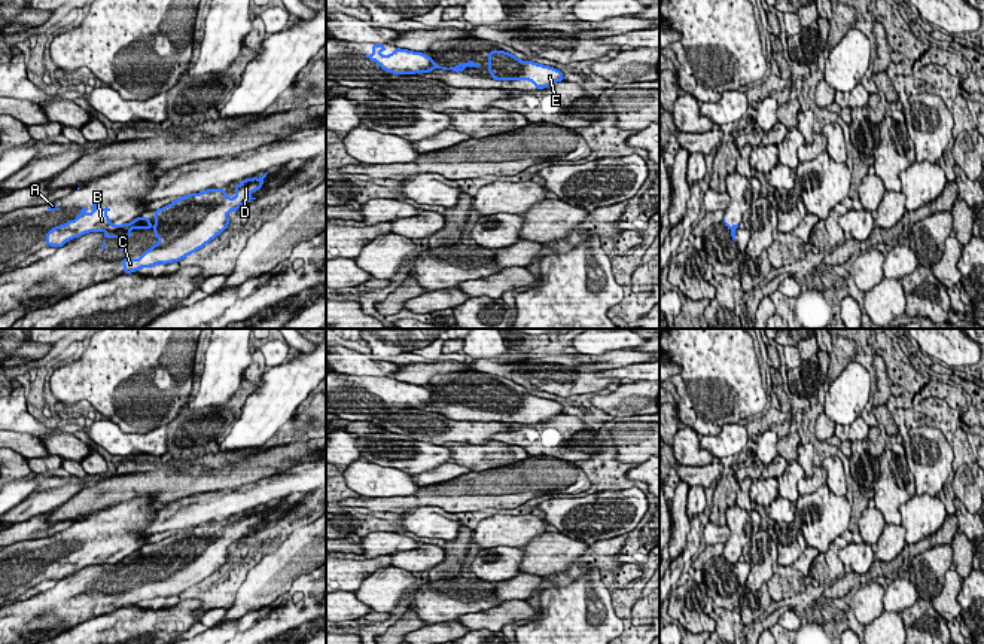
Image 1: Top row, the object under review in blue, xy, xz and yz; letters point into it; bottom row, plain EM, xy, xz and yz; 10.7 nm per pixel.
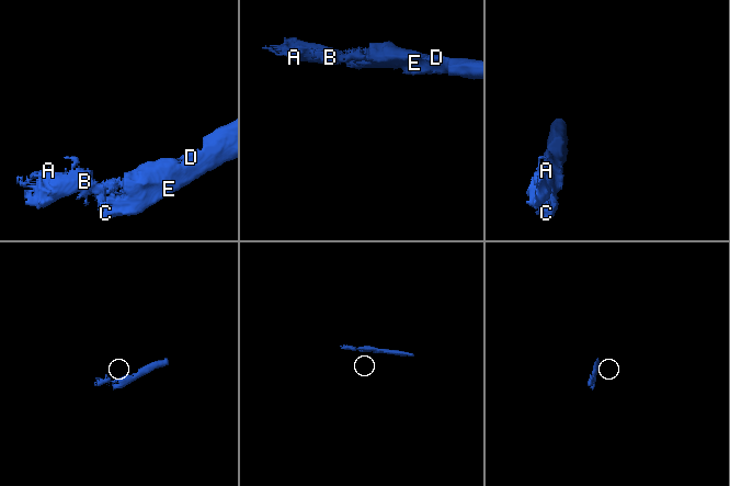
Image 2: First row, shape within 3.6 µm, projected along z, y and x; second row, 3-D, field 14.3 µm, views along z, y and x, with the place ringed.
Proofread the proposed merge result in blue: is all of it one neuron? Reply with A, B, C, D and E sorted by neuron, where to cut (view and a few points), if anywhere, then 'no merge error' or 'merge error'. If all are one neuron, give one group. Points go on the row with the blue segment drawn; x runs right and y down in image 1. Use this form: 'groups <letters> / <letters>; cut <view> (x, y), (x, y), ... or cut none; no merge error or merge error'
groups A B / C D E; cut xy (125, 225), (109, 232); merge error

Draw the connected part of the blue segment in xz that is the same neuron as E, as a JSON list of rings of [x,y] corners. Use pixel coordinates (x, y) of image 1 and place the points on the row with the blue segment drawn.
[[[505,51],[488,52],[488,73],[490,79],[496,80],[528,80],[536,89],[549,88],[557,82],[563,82],[564,76],[560,70],[537,64],[533,61],[523,61]]]

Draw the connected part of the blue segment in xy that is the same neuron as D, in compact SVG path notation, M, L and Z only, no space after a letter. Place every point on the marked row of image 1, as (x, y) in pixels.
M266 174L261 178L243 180L234 187L237 192L234 198L229 198L225 189L207 189L180 196L155 210L153 225L149 217L140 216L113 232L104 232L104 238L106 241L122 238L125 241L119 244L122 253L128 250L127 244L132 229L152 229L155 238L159 239L149 250L144 250L138 259L122 259L125 274L159 263L177 263L220 235L229 226L228 214L256 199L250 195L262 187Z

